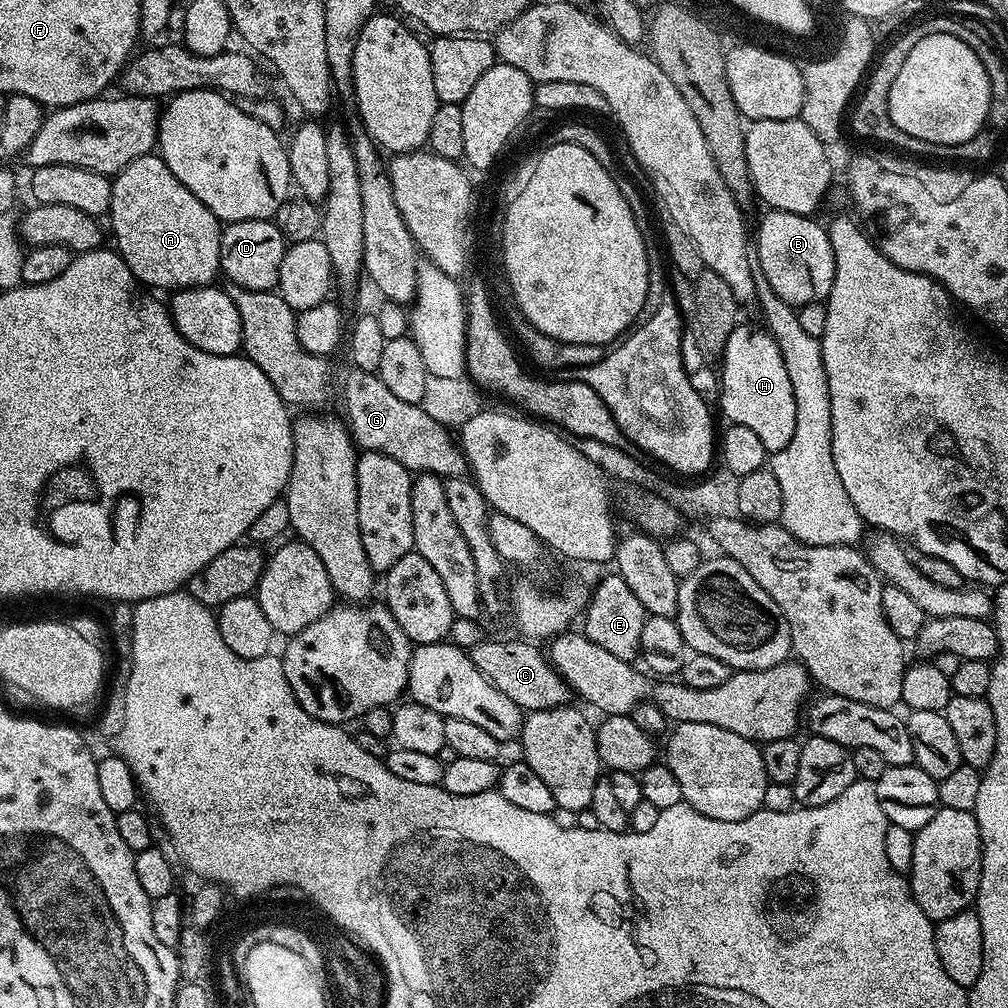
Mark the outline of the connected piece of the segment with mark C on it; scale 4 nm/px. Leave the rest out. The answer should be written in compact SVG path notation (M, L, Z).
M524 638L515 639L480 640L478 646L470 650L474 666L478 666L485 678L498 686L498 690L502 690L502 694L506 694L506 698L510 698L510 702L517 704L525 713L565 707L569 703L568 696L570 697L568 683L556 673L547 655L541 649L540 652L536 649L539 647L535 643Z

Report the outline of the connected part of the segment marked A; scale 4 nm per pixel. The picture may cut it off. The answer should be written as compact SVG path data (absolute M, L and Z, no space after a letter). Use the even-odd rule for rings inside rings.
M159 155L140 156L127 164L121 172L115 173L112 180L112 232L116 235L115 251L126 262L126 266L134 273L141 285L149 289L168 288L202 288L213 283L220 270L220 234L221 221L205 204L198 199L166 166Z

